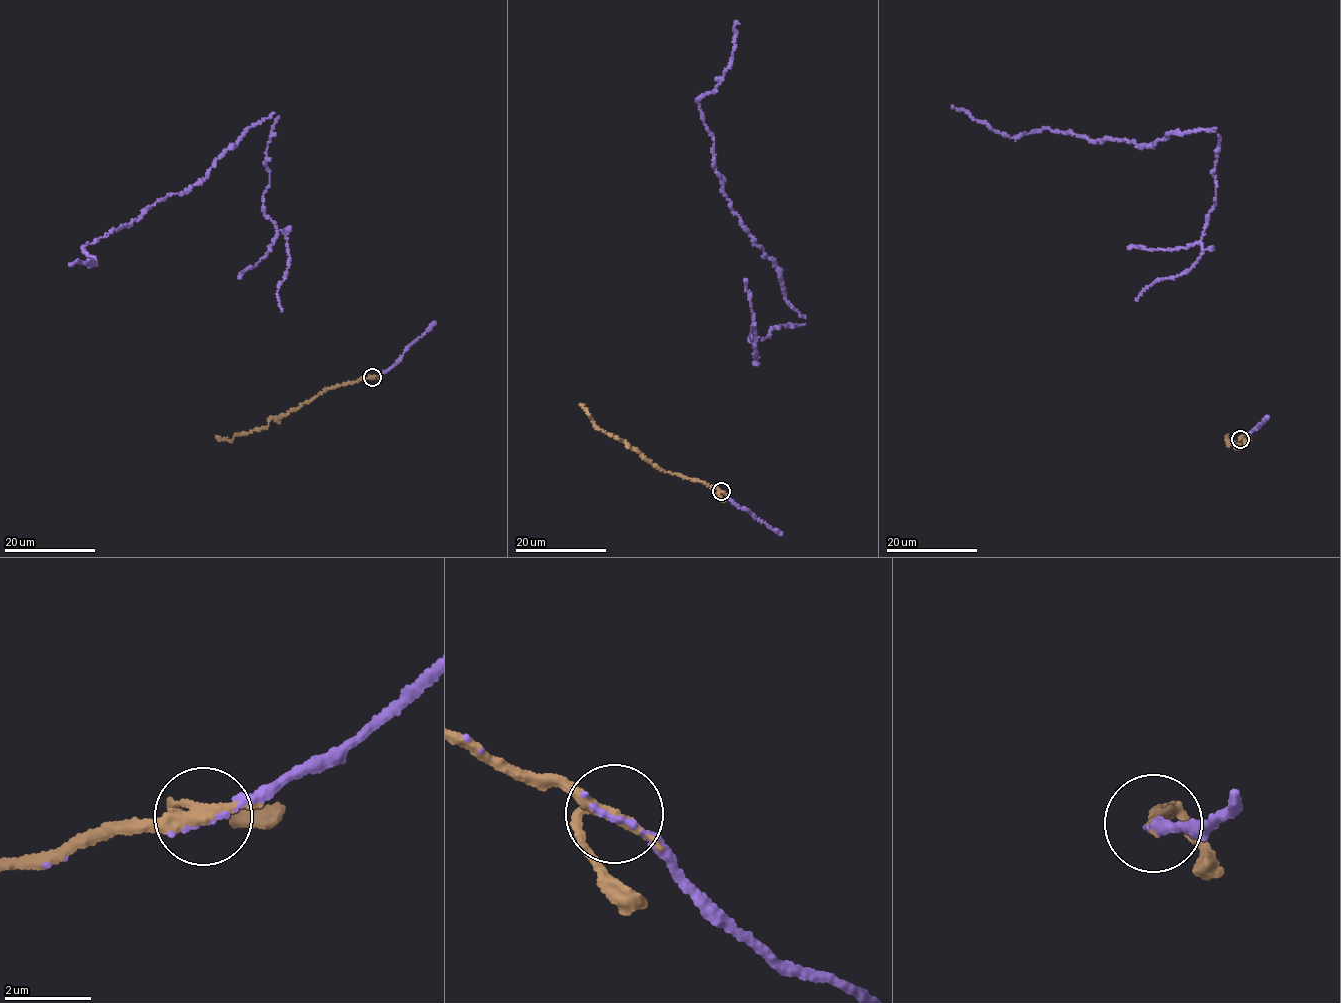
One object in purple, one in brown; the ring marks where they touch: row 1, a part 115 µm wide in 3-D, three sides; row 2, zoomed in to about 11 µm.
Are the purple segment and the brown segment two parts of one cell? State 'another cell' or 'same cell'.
same cell

